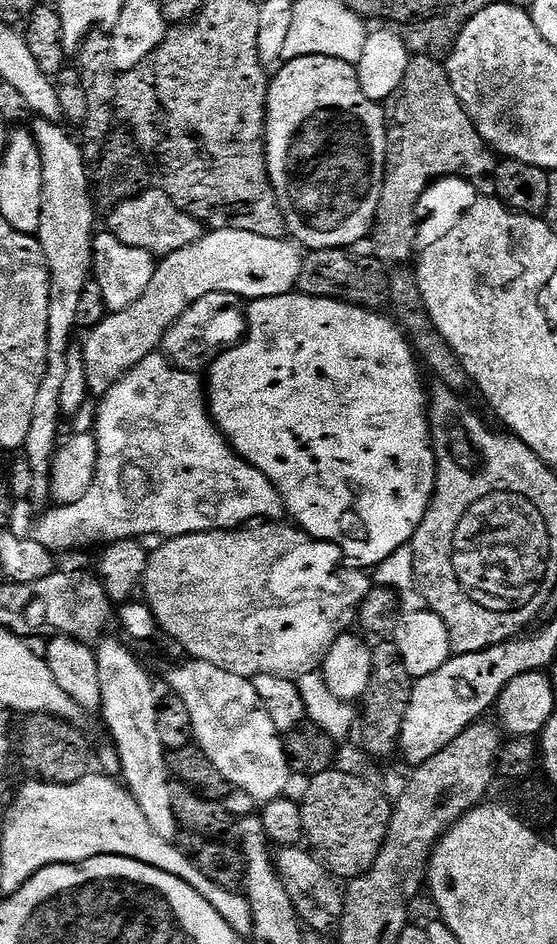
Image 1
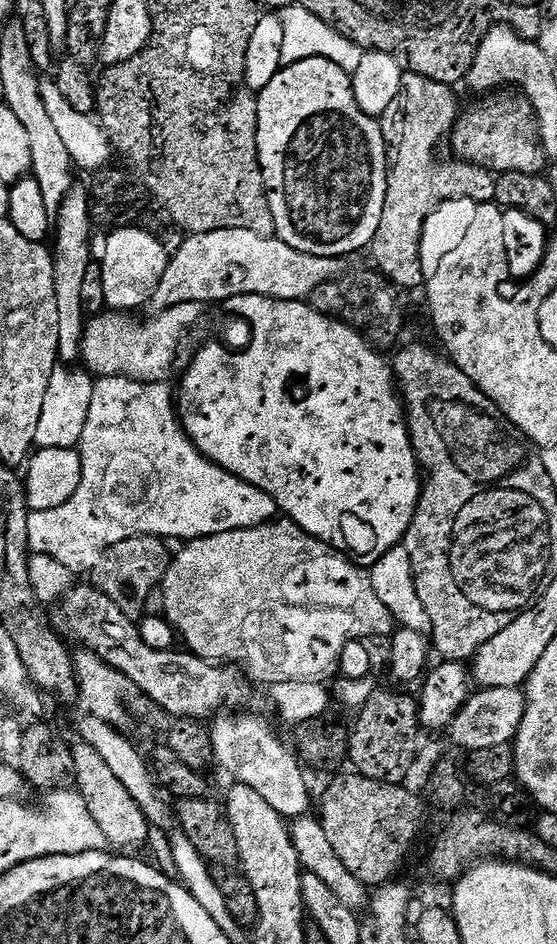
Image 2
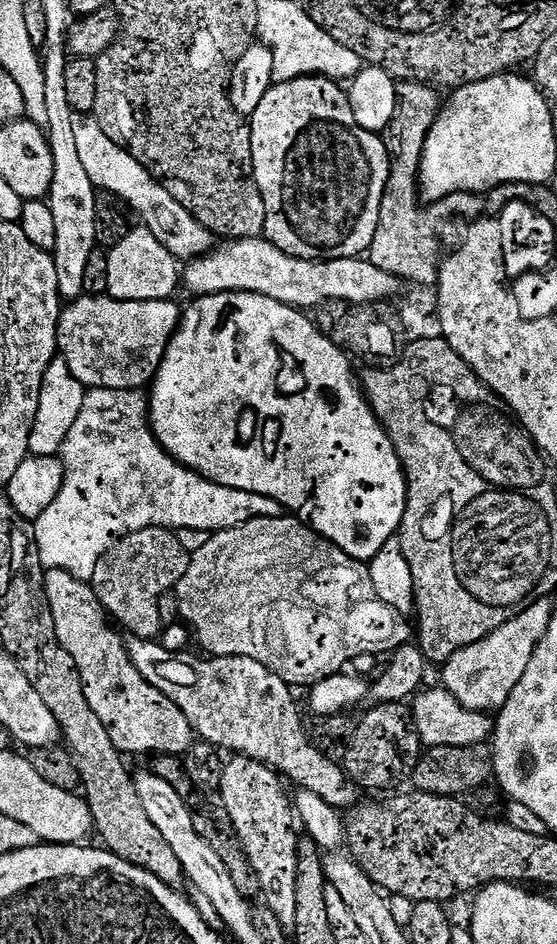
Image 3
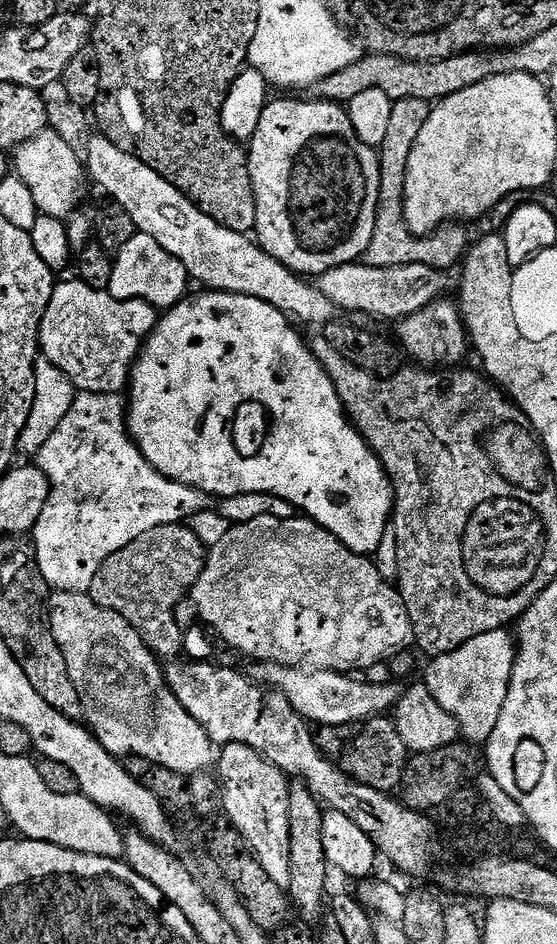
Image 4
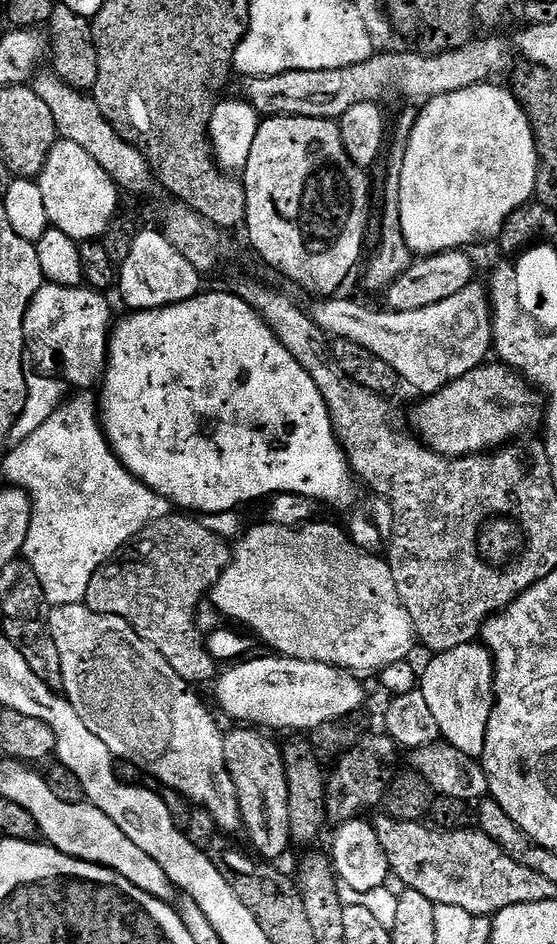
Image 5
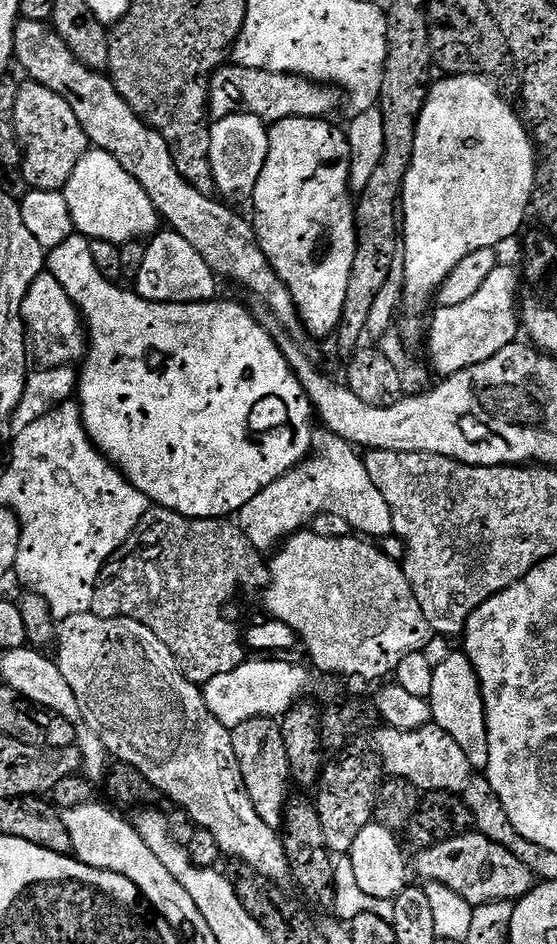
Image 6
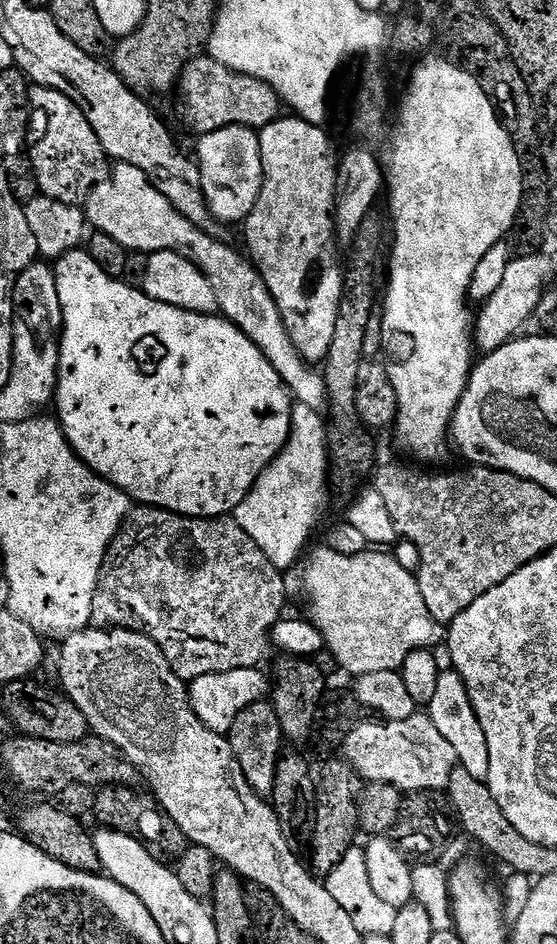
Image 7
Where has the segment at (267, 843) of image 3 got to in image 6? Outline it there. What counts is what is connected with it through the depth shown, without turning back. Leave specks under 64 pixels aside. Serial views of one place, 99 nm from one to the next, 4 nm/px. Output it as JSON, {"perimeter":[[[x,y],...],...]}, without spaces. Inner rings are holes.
{"perimeter":[[[250,718],[250,722],[242,722],[231,729],[234,742],[234,754],[242,774],[242,782],[250,794],[250,802],[254,802],[254,810],[258,810],[258,818],[266,822],[266,826],[279,829],[284,823],[284,805],[290,795],[290,773],[286,758],[286,742],[282,742],[282,730],[279,723],[272,718]]]}

